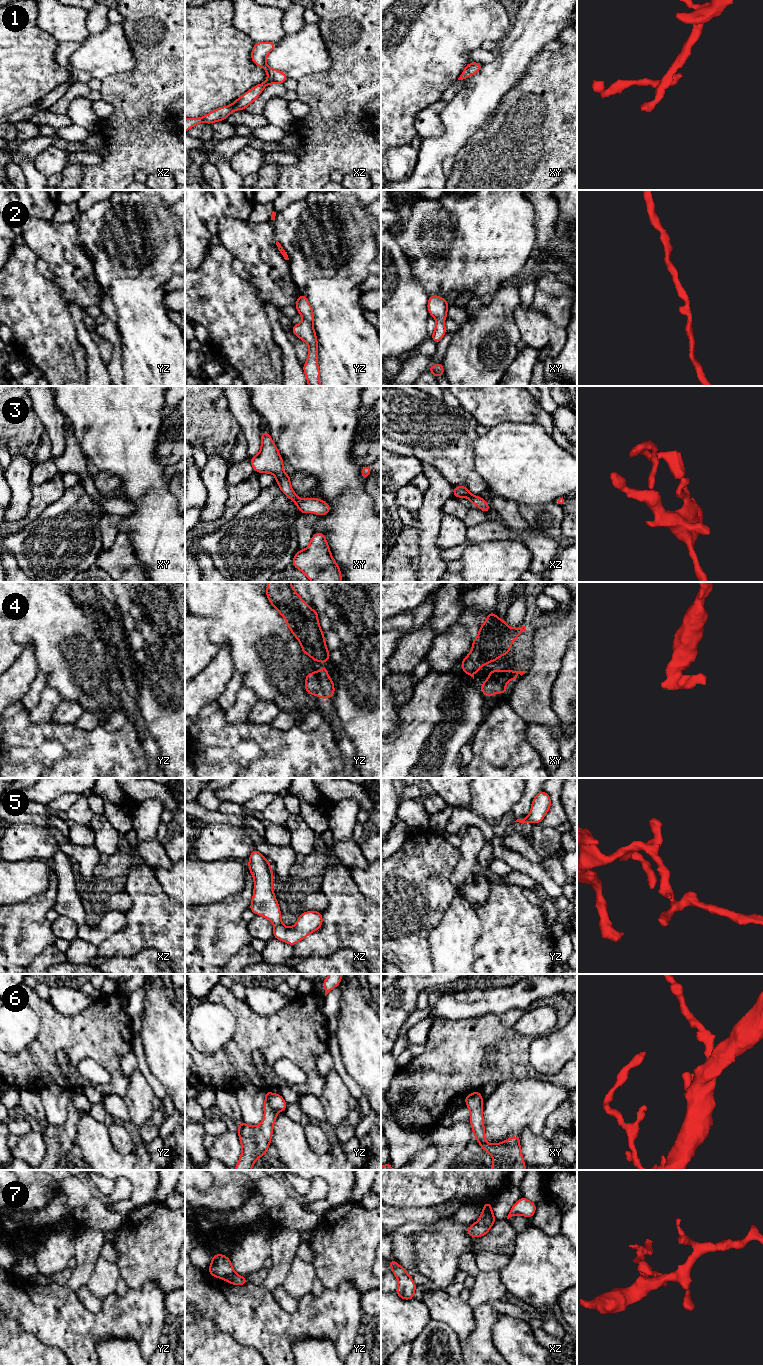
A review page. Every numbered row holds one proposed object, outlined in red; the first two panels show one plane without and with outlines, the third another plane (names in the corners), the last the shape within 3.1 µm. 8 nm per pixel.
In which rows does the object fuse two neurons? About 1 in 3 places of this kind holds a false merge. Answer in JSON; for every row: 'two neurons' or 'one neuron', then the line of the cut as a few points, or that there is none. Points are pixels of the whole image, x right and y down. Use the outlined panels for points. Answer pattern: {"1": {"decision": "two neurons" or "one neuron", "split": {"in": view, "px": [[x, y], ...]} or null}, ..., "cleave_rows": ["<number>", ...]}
{"1": {"decision": "one neuron", "split": null}, "2": {"decision": "one neuron", "split": null}, "3": {"decision": "one neuron", "split": null}, "4": {"decision": "one neuron", "split": null}, "5": {"decision": "one neuron", "split": null}, "6": {"decision": "one neuron", "split": null}, "7": {"decision": "two neurons", "split": {"in": "yz", "px": [[233, 1272], [224, 1279]]}}, "cleave_rows": ["7"]}

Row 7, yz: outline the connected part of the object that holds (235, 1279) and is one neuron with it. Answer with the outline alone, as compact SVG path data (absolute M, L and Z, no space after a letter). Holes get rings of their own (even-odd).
M233 1273L227 1276L224 1280L228 1283L231 1283L233 1285L239 1285L239 1286L245 1285L248 1283L248 1280L246 1279L246 1277L240 1276L236 1273Z

